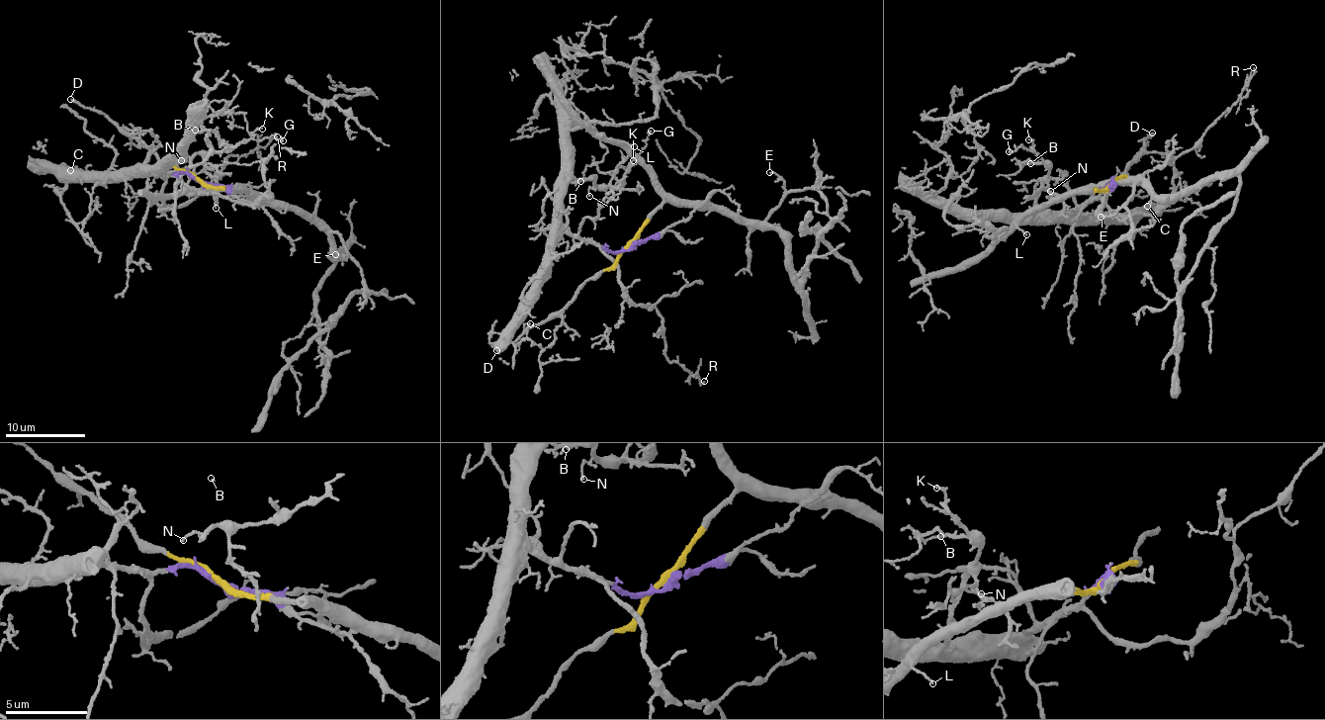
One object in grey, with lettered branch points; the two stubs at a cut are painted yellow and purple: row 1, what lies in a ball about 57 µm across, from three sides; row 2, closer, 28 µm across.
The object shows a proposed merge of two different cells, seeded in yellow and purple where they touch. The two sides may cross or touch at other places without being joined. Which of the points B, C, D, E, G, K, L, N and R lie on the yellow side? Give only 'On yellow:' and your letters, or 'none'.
On yellow: D, E, L

